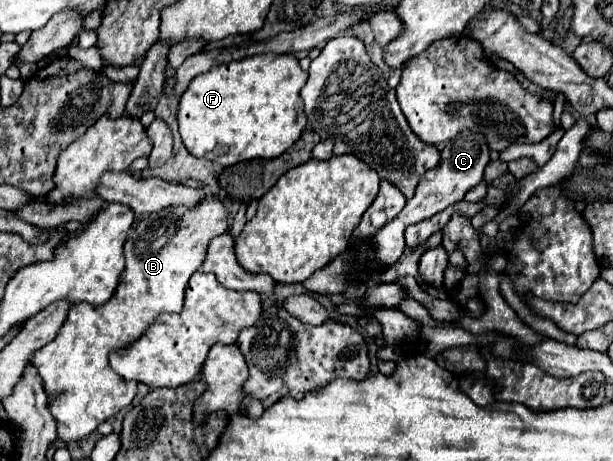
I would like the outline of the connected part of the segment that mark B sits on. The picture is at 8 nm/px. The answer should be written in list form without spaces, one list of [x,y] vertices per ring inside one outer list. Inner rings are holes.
[[[206,194],[192,208],[170,206],[160,214],[142,216],[130,230],[124,244],[126,268],[116,294],[100,306],[88,306],[86,302],[74,304],[58,338],[36,350],[30,360],[44,380],[46,394],[52,398],[50,412],[58,420],[60,440],[80,440],[92,434],[98,424],[132,402],[138,384],[120,380],[116,372],[110,372],[108,354],[134,342],[158,314],[182,310],[190,276],[202,266],[210,240],[226,230],[226,208],[212,194]]]

